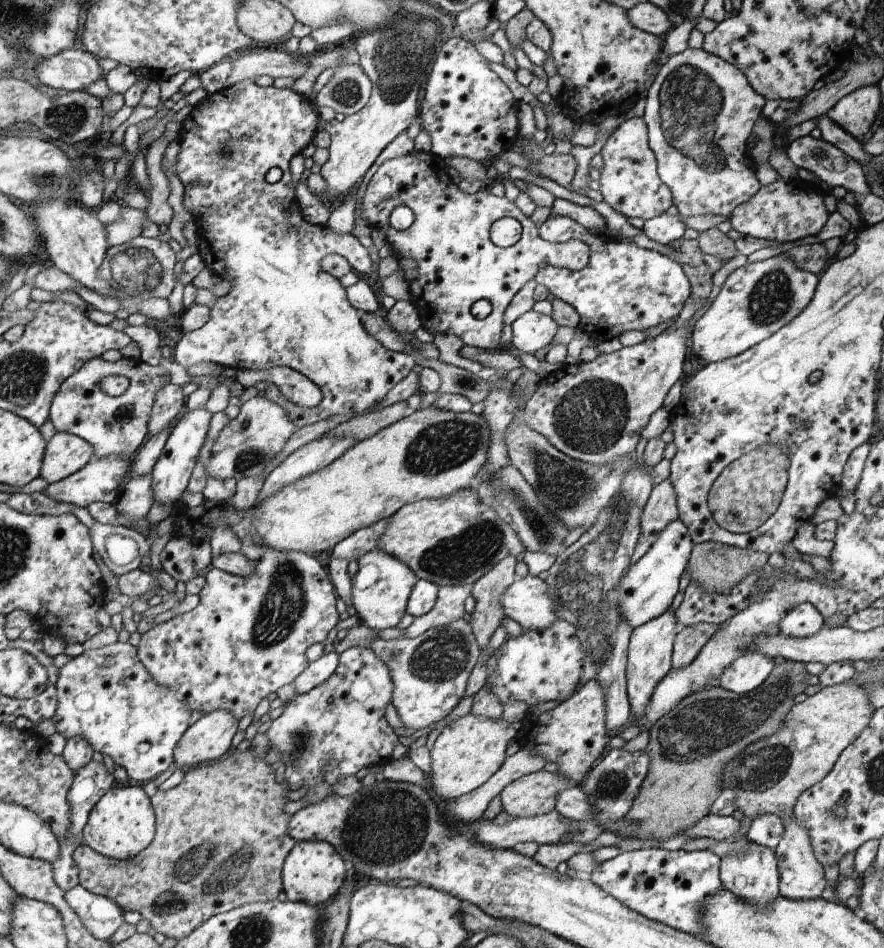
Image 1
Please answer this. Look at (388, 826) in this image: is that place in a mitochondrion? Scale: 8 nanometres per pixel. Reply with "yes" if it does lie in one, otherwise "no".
yes

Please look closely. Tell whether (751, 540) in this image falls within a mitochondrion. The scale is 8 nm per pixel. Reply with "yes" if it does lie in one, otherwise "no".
no

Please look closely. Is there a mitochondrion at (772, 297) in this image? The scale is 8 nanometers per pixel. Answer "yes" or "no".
yes

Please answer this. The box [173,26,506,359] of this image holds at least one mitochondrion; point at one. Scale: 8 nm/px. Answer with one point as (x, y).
(396, 77)

